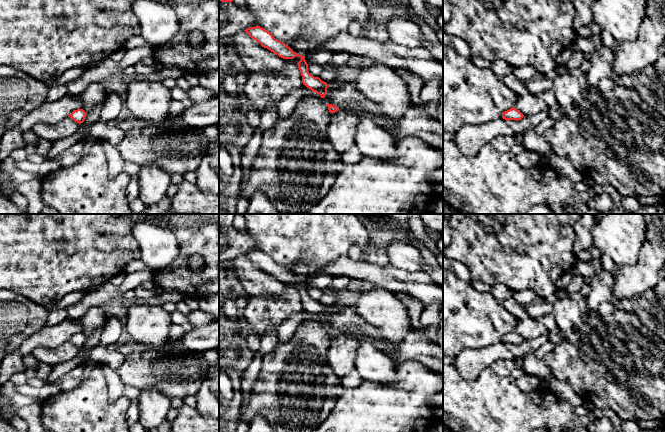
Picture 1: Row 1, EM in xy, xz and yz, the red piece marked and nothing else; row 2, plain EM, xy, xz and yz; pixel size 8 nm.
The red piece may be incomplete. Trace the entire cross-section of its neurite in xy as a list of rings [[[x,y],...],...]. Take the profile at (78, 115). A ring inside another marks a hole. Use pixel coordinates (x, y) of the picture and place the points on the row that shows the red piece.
[[[83,109],[74,110],[69,117],[72,118],[75,122],[81,124],[84,122],[87,113]]]

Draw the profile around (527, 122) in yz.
[[[550,111],[524,116],[521,120],[505,120],[502,117],[481,125],[465,125],[454,133],[453,142],[467,156],[476,155],[483,145],[491,143],[500,135],[523,135],[526,130],[534,129]]]

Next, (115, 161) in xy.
[[[103,141],[103,148],[108,162],[109,177],[113,178],[118,173],[122,172],[126,161],[121,156],[116,147],[106,141]]]

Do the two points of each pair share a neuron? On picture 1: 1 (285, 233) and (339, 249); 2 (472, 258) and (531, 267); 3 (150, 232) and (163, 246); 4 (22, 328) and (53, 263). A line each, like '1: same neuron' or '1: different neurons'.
1: same neuron
2: same neuron
3: same neuron
4: different neurons

